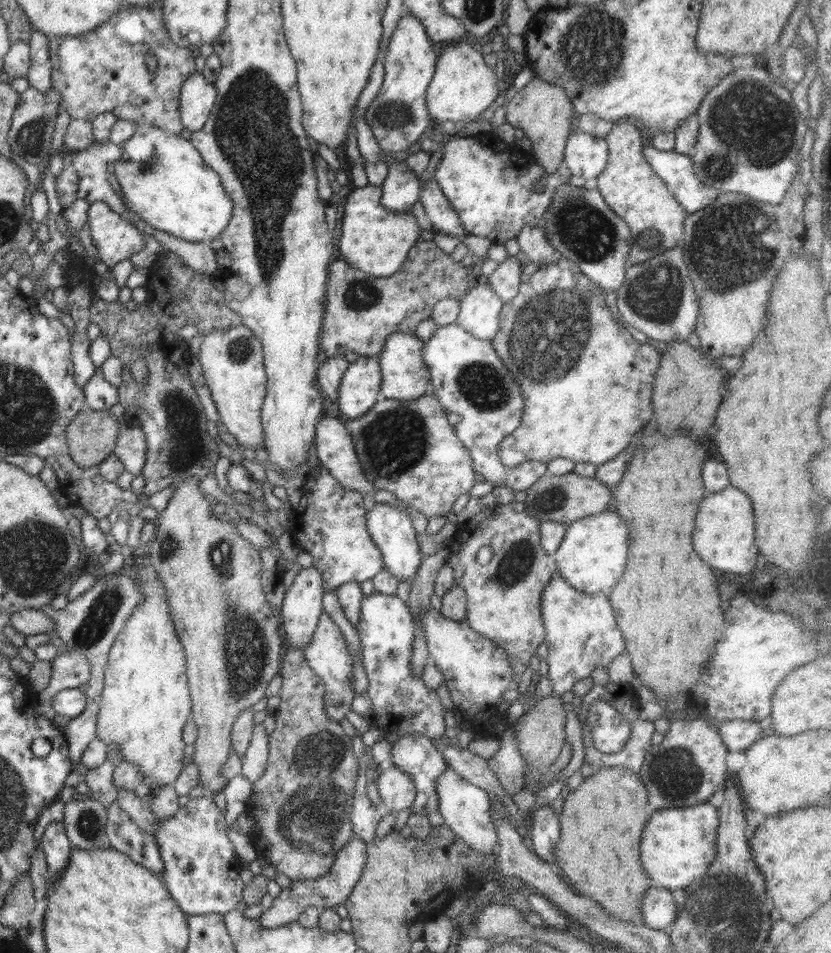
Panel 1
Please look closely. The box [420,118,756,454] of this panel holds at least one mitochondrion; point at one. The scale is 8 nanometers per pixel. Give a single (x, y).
(549, 336)

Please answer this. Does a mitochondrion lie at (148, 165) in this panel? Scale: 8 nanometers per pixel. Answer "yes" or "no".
yes

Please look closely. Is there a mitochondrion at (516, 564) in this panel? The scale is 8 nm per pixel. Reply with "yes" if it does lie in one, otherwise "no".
yes

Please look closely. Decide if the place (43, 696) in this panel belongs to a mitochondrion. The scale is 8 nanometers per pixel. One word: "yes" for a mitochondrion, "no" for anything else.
no

